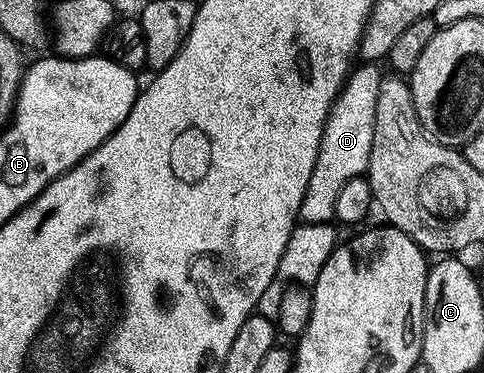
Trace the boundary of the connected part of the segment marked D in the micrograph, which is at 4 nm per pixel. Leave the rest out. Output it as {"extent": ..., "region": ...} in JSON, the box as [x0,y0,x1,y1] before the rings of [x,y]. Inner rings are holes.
{"extent":[299,61,384,223],"region":[[[364,61],[353,68],[351,76],[334,102],[322,134],[316,165],[309,178],[308,189],[299,216],[305,223],[327,223],[334,217],[336,199],[342,187],[354,177],[363,176],[371,157],[375,132],[376,98],[384,78],[377,62]]]}

